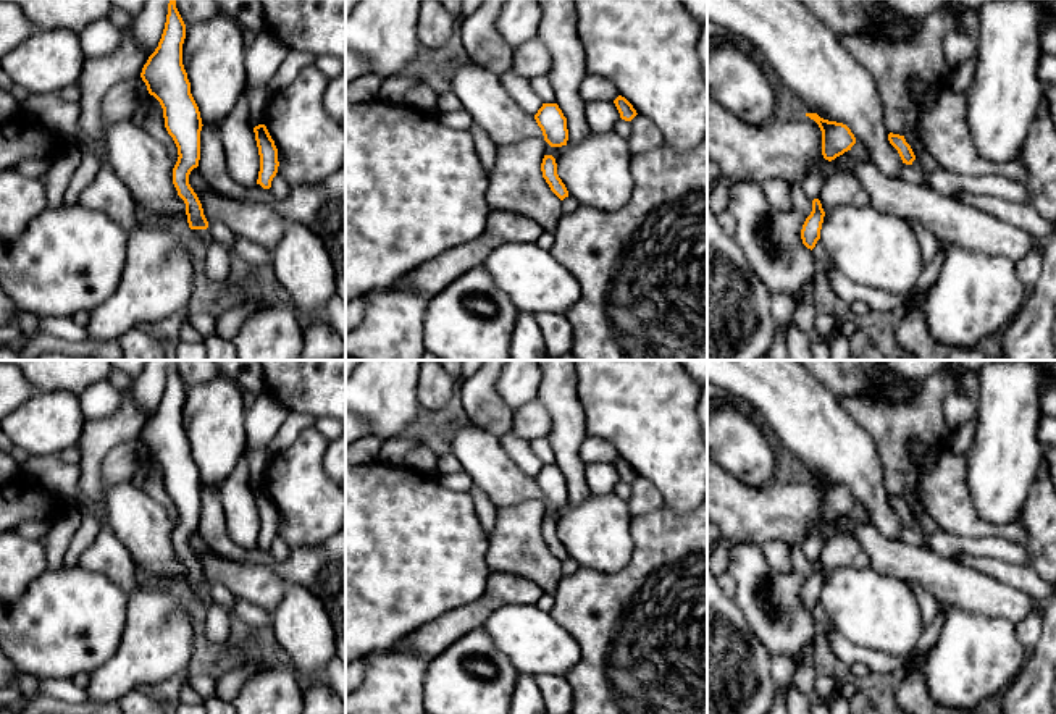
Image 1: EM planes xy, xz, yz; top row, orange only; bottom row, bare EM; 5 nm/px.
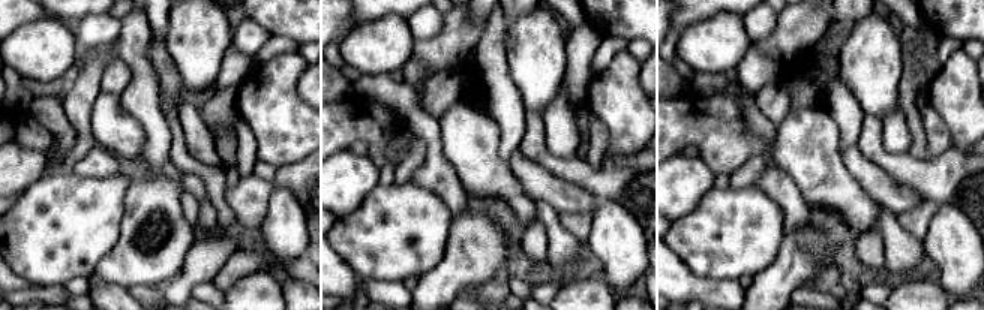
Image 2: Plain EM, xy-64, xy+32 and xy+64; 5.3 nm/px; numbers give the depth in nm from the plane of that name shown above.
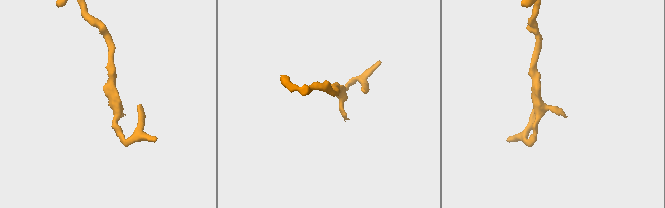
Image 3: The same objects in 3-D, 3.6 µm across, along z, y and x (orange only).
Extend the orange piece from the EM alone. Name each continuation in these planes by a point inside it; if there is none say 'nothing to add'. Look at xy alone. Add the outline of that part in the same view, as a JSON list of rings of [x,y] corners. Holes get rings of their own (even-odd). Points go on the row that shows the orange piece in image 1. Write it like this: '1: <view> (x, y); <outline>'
nothing to add

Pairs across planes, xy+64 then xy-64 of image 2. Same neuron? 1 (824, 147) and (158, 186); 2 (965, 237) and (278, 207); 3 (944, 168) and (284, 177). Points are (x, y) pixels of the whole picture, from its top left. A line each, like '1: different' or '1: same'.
1: different
2: same
3: same

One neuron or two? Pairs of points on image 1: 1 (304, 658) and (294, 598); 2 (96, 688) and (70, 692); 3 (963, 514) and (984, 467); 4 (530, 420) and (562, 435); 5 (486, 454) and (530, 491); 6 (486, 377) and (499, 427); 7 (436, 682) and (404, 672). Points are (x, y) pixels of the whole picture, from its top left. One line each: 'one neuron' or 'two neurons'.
1: one neuron
2: two neurons
3: two neurons
4: two neurons
5: one neuron
6: one neuron
7: two neurons

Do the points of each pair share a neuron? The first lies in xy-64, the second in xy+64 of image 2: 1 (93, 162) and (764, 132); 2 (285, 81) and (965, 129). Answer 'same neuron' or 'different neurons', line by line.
1: same neuron
2: same neuron

